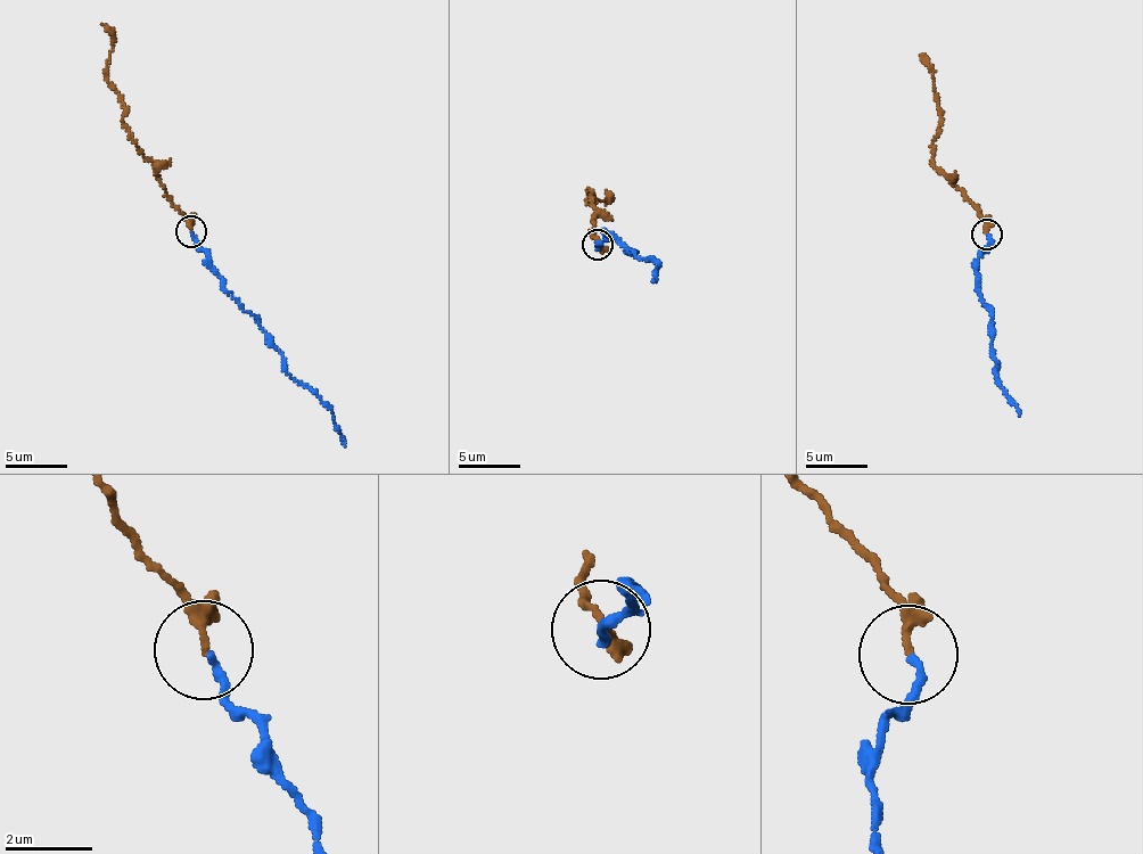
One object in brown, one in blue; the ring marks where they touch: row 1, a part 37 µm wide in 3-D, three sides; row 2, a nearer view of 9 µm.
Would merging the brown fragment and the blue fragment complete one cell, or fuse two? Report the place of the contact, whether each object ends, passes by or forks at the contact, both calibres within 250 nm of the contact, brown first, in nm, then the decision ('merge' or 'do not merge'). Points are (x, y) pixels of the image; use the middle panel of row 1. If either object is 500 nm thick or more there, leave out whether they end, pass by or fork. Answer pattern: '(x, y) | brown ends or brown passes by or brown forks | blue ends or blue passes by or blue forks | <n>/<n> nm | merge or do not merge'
(598, 244) | brown passes by | blue ends | 170/170 nm | merge

